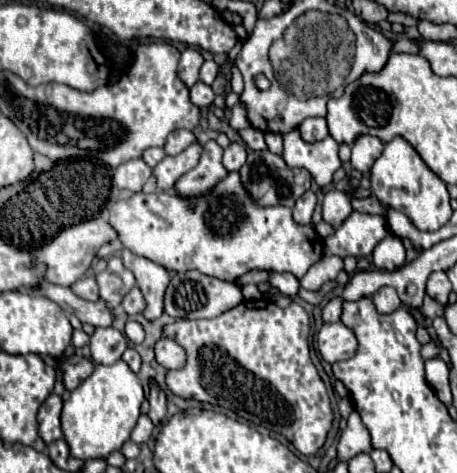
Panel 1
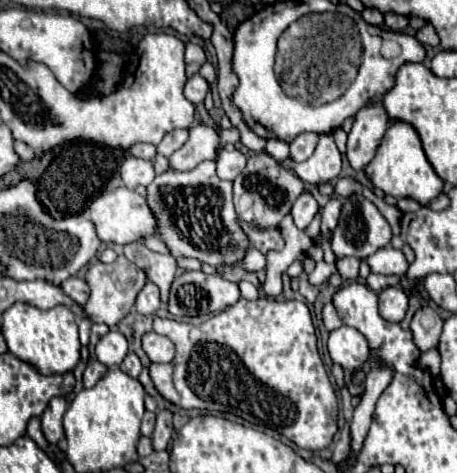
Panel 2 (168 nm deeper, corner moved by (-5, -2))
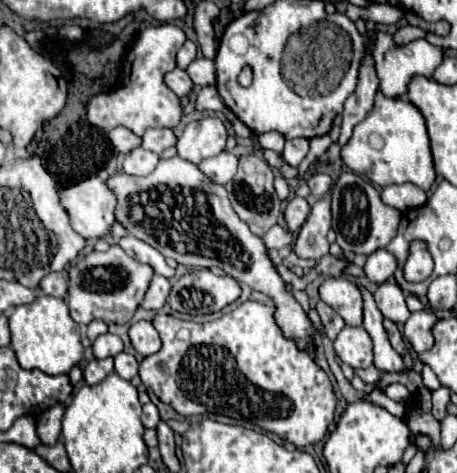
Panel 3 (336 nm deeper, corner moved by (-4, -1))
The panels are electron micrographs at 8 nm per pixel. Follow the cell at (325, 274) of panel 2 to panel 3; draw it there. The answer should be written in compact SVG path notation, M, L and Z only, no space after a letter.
M320 198L312 206L304 226L298 232L298 238L296 238L296 244L294 244L294 252L300 258L318 260L324 254L328 254L326 234L330 230L330 220L332 220L332 216L330 216L330 200Z

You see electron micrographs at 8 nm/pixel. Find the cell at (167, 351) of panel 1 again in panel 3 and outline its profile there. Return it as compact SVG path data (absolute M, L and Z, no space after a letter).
M146 320L134 322L130 326L128 336L130 336L134 350L142 356L150 356L150 354L156 354L160 350L160 336L158 336L156 328Z

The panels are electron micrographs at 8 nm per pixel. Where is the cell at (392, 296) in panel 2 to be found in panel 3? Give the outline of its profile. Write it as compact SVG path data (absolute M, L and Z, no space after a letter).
M394 282L380 284L378 290L374 292L374 298L376 298L376 304L378 304L380 312L384 314L384 318L388 318L396 324L404 324L408 320L410 310L406 308L404 294L398 284L394 284Z

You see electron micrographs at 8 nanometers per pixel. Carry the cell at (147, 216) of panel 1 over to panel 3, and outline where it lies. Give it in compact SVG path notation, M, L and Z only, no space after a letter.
M88 176L58 188L60 204L68 212L72 230L84 238L102 238L110 232L116 198L100 176Z

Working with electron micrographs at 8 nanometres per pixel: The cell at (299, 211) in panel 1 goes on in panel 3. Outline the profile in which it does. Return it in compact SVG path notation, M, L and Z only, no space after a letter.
M298 196L290 198L286 208L284 208L284 222L286 222L288 230L298 232L302 228L302 224L304 224L308 212L310 212L310 206L308 206L308 202L304 198L298 198Z

